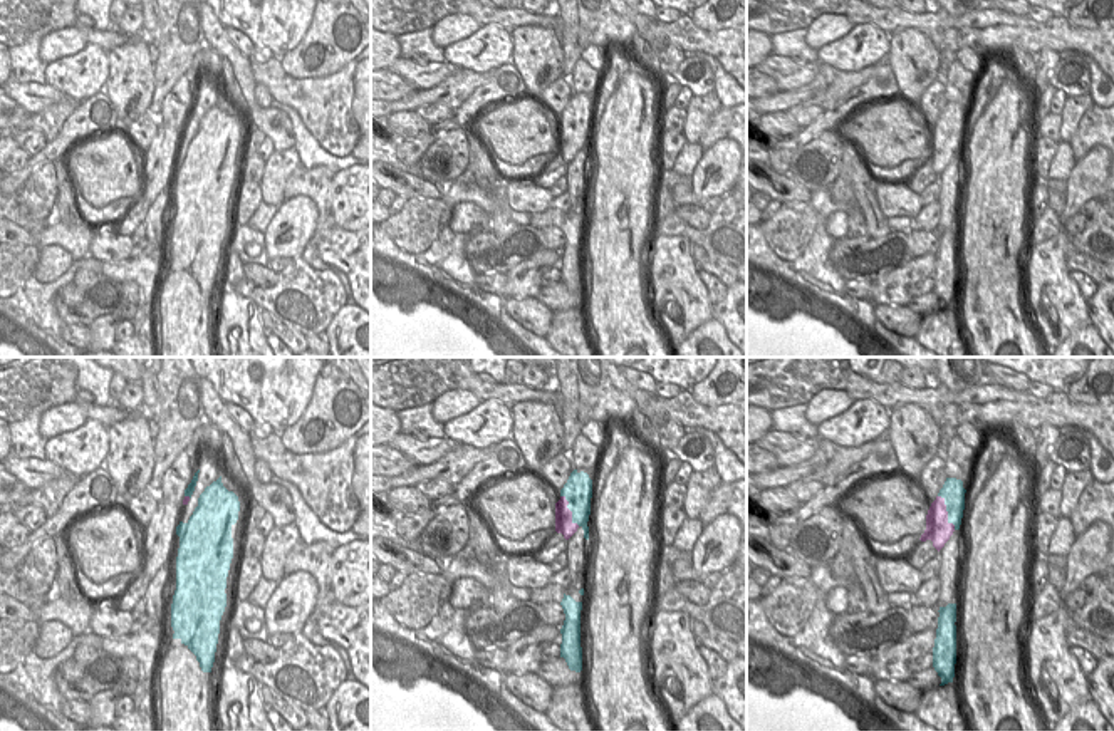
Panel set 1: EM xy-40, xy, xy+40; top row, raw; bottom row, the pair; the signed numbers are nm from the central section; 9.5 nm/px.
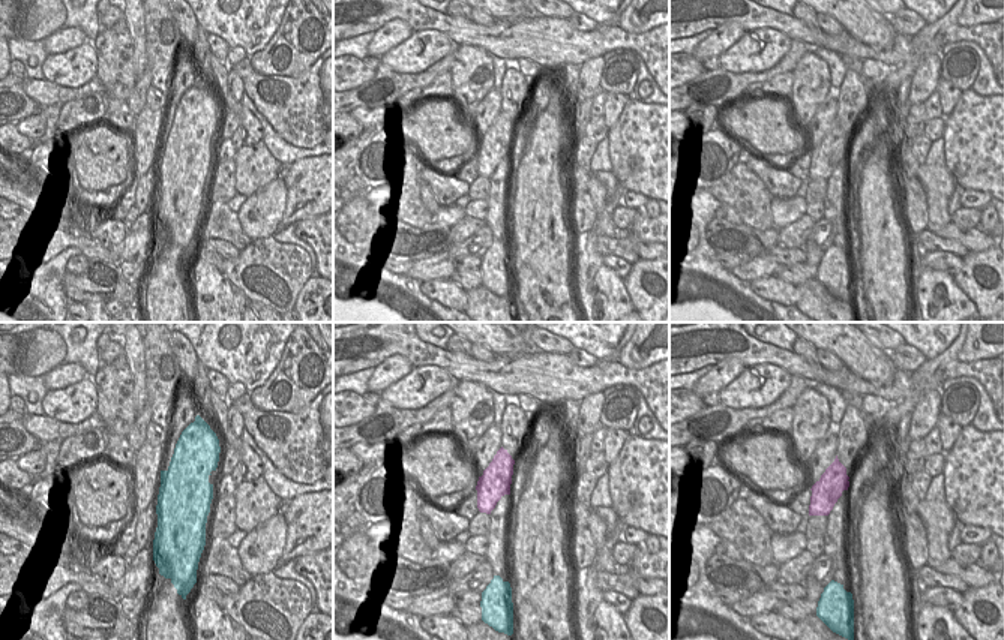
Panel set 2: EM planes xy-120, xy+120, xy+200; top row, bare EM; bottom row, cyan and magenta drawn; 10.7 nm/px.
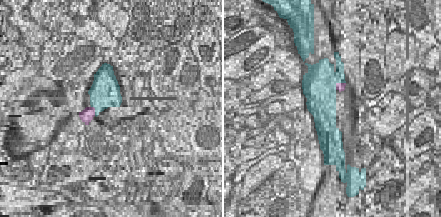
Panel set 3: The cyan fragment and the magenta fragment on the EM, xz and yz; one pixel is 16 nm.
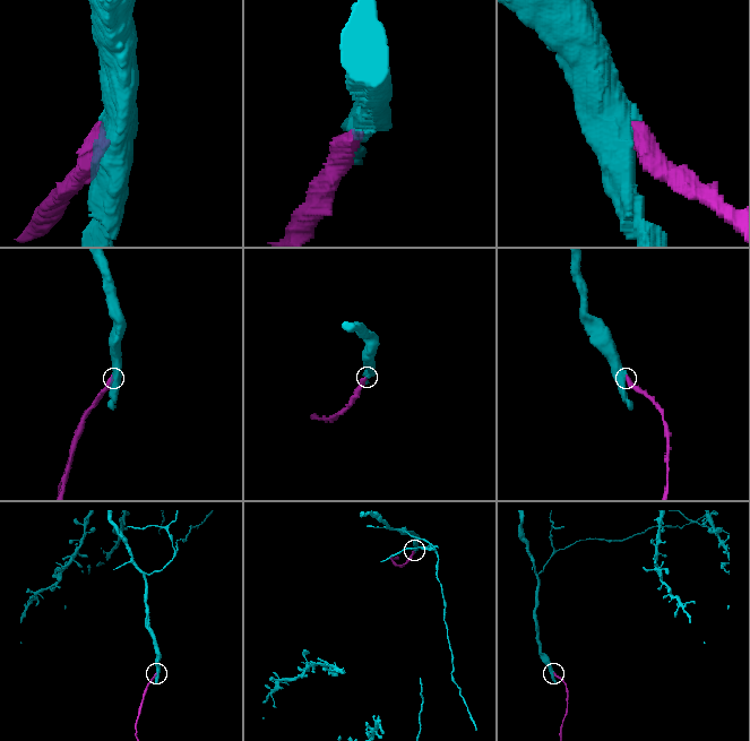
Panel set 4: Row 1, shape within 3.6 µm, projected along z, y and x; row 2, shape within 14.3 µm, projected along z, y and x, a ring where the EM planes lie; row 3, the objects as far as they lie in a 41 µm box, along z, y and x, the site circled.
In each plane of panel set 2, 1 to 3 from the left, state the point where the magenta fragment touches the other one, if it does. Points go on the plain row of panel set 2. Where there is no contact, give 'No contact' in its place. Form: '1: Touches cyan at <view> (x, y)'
1: No contact
2: No contact
3: No contact.

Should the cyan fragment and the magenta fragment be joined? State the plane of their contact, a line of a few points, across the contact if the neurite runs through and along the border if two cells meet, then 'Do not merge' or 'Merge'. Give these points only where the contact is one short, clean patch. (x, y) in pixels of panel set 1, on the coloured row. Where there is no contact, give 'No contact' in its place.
Touches cyan in xy+40. Do not merge.

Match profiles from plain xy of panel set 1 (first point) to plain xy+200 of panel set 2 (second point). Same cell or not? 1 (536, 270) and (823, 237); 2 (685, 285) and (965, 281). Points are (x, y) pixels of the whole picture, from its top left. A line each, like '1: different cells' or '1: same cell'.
1: same cell
2: different cells

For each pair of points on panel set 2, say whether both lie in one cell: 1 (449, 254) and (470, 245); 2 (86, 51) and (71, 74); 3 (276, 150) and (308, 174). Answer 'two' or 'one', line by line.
1: one
2: one
3: two

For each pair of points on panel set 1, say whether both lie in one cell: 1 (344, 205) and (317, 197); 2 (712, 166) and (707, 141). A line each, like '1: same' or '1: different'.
1: different
2: different

